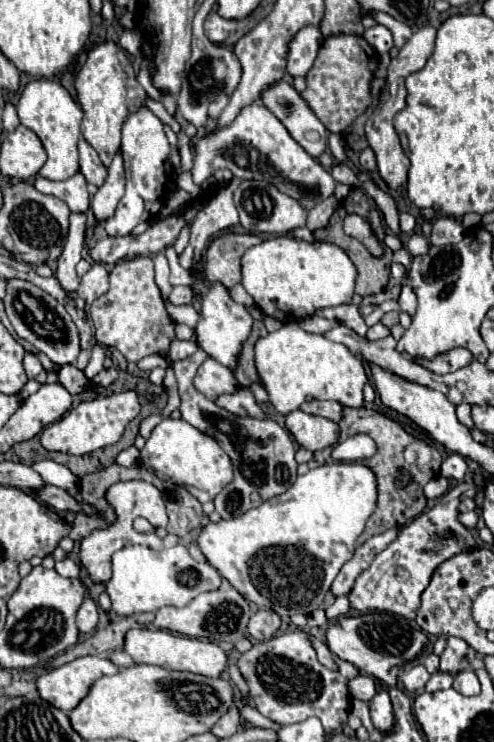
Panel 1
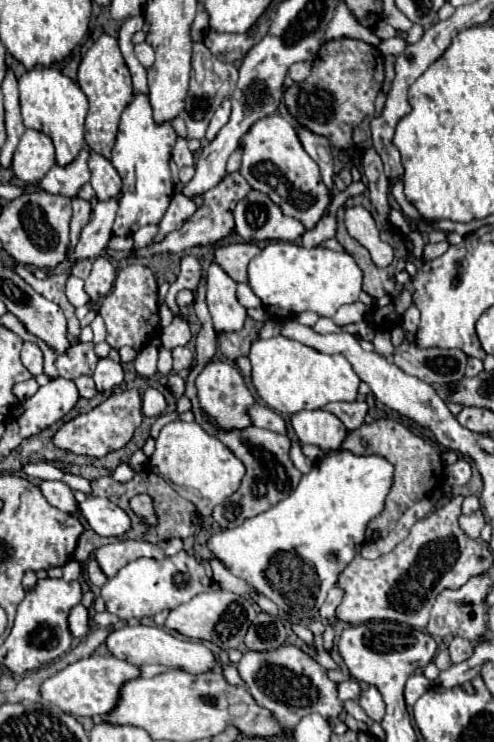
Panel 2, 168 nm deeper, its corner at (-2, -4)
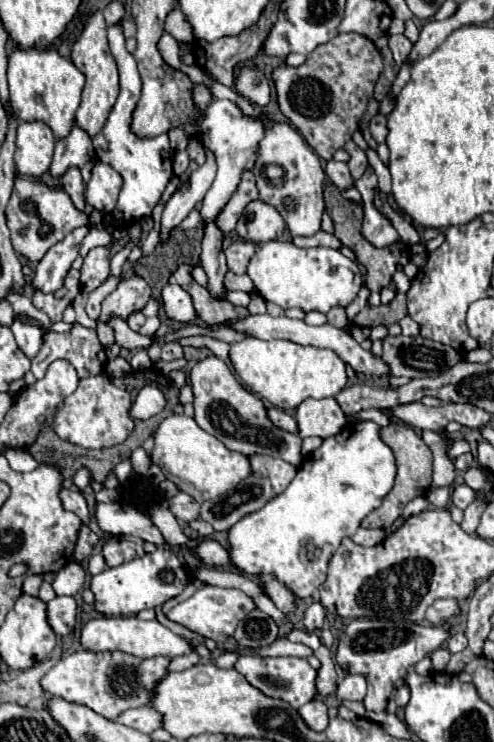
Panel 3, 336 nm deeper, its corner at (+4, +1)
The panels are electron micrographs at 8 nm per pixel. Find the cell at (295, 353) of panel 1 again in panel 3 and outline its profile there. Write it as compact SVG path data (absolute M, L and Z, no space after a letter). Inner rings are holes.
M245 338L229 354L239 378L261 398L283 410L297 408L305 398L331 398L347 384L345 362L333 350L301 346L289 340Z

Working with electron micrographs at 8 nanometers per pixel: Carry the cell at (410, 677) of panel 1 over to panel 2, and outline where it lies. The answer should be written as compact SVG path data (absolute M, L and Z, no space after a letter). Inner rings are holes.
M411 675L405 685L405 703L411 707L429 689L429 685L429 679L425 679L423 675Z

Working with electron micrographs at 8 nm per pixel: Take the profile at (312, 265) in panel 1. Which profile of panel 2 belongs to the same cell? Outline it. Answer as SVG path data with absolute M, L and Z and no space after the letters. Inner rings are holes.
M273 241L249 263L249 285L263 301L271 319L291 319L303 311L333 317L341 305L359 299L363 273L349 253L337 253L325 247L305 249L303 245L287 241Z

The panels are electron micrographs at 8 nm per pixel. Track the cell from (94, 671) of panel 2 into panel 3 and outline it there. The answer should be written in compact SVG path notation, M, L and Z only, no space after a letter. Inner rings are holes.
M77 650L65 658L61 658L43 678L41 686L47 694L55 698L63 698L73 704L81 704L101 714L103 718L115 718L123 710L139 708L149 704L149 696L153 696L153 684L165 676L165 666L169 658L137 658L125 652L91 652Z

